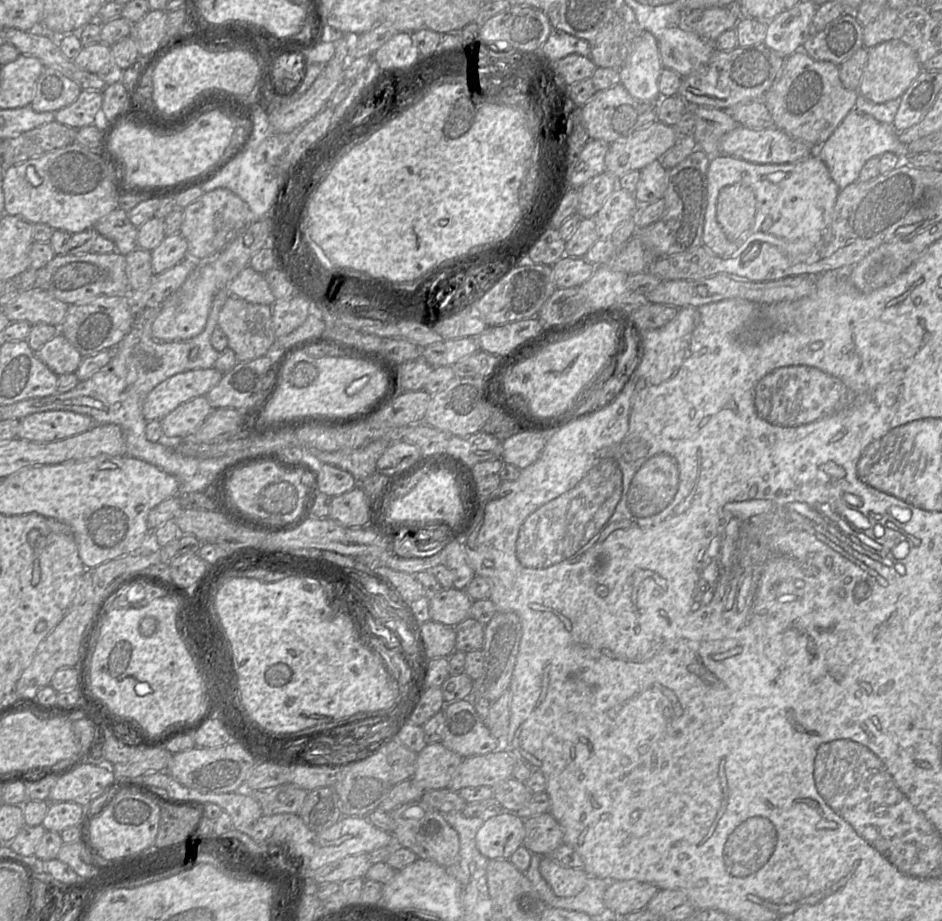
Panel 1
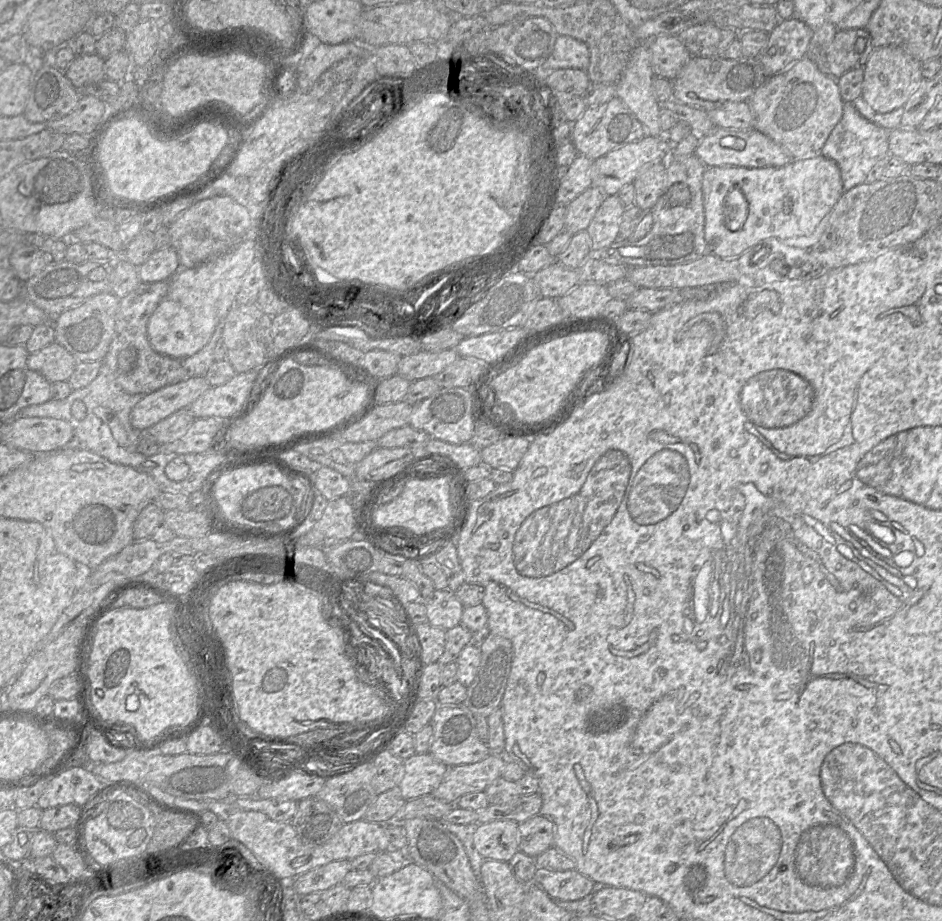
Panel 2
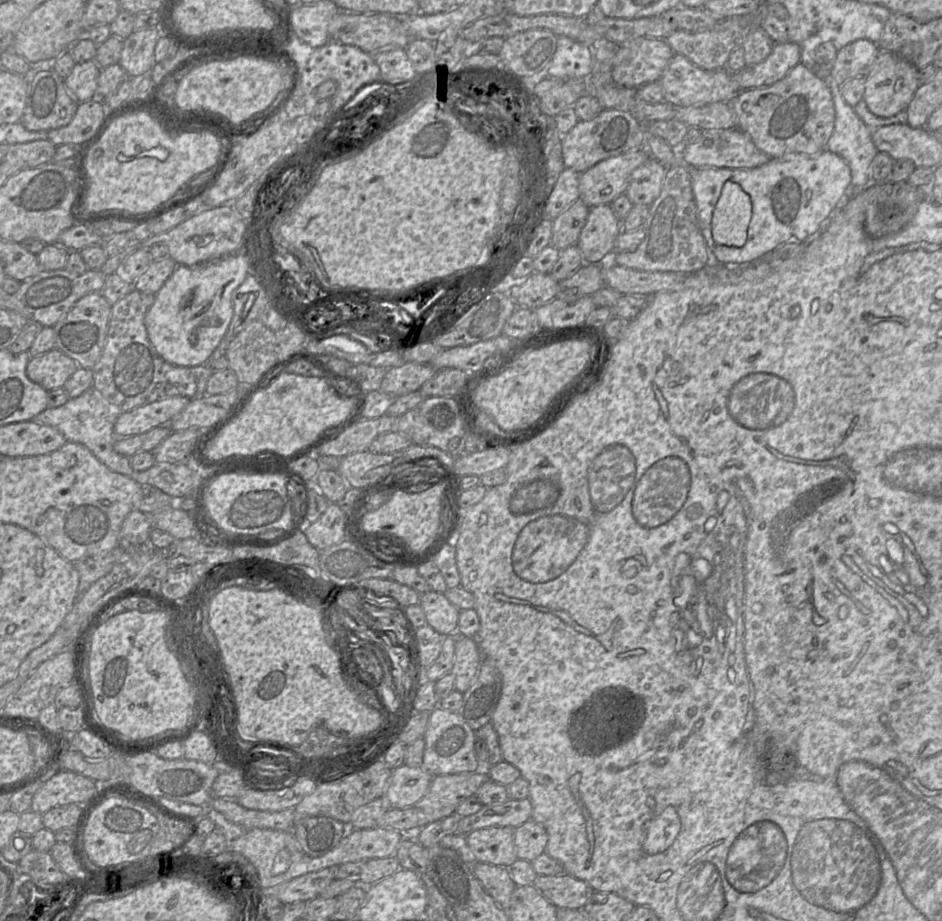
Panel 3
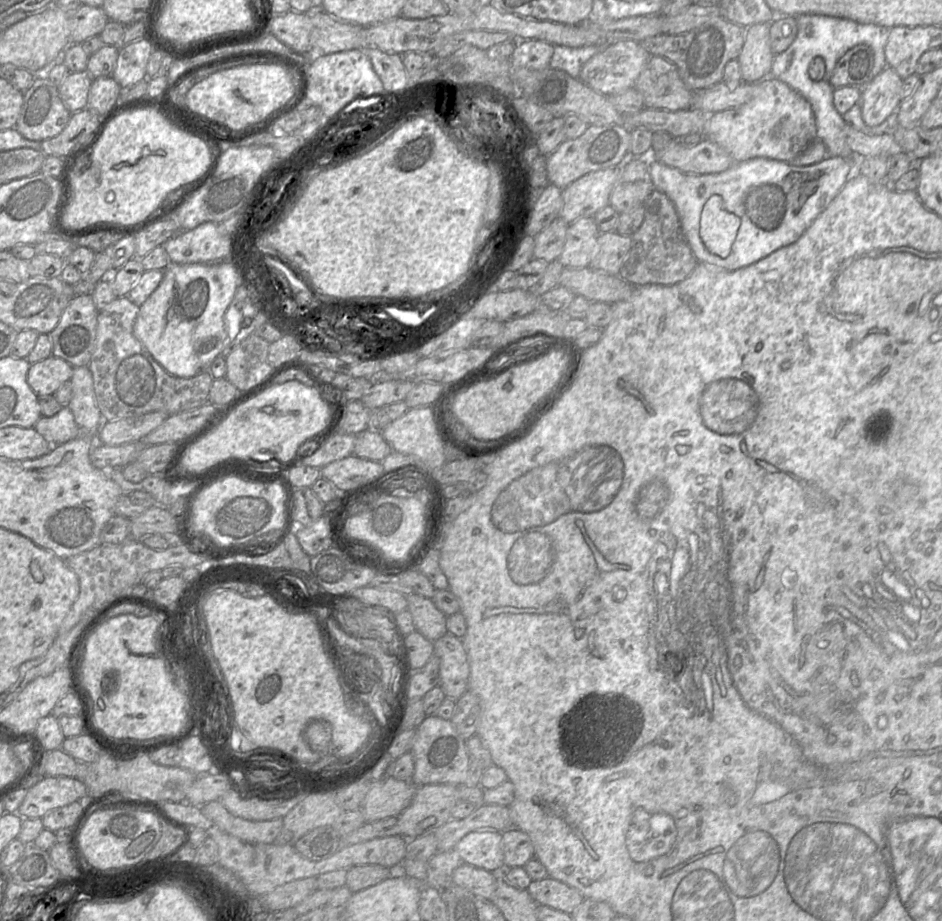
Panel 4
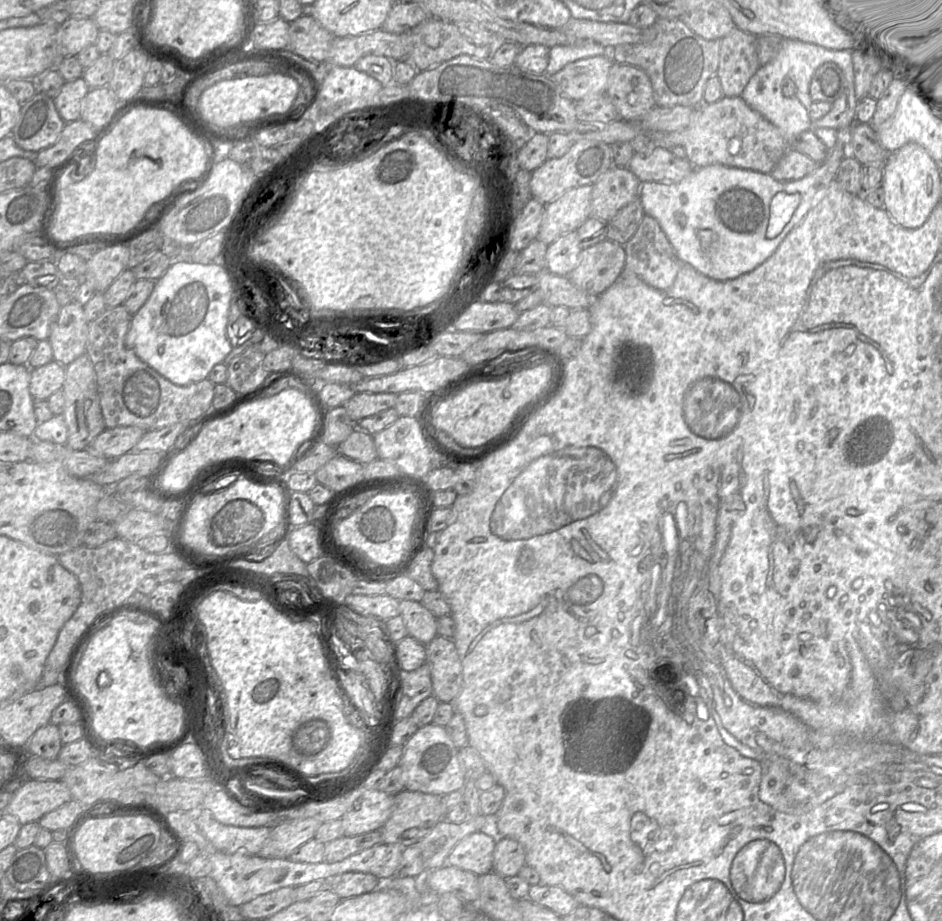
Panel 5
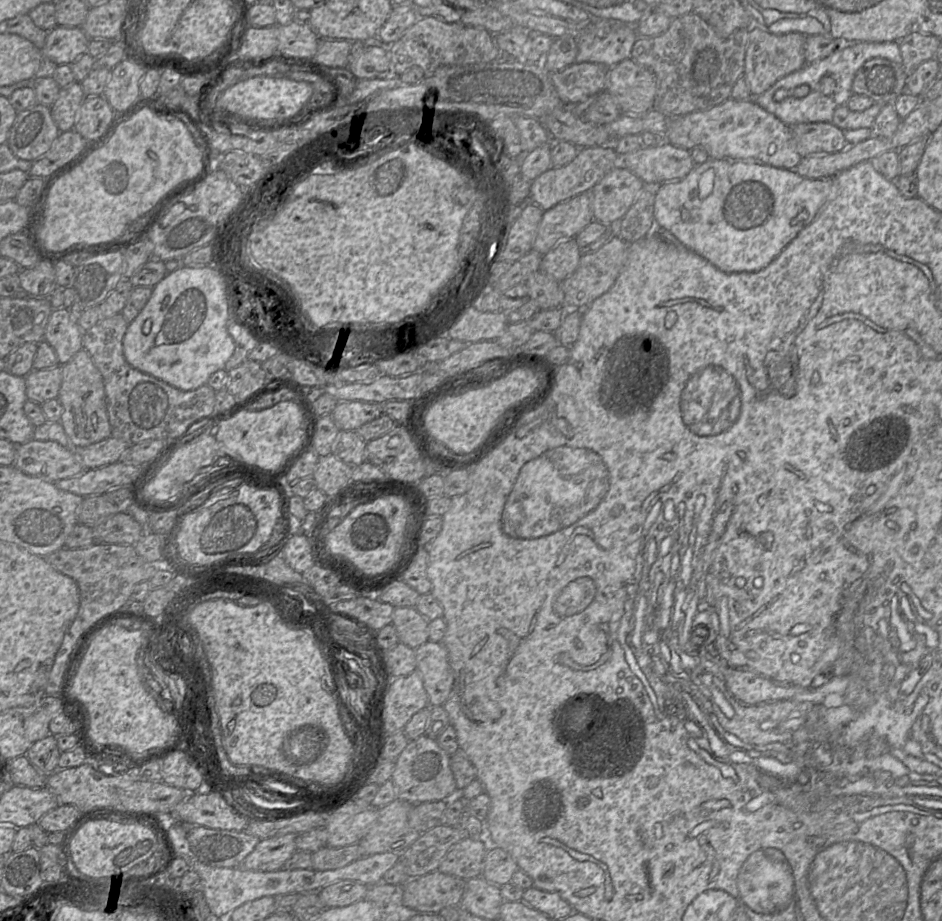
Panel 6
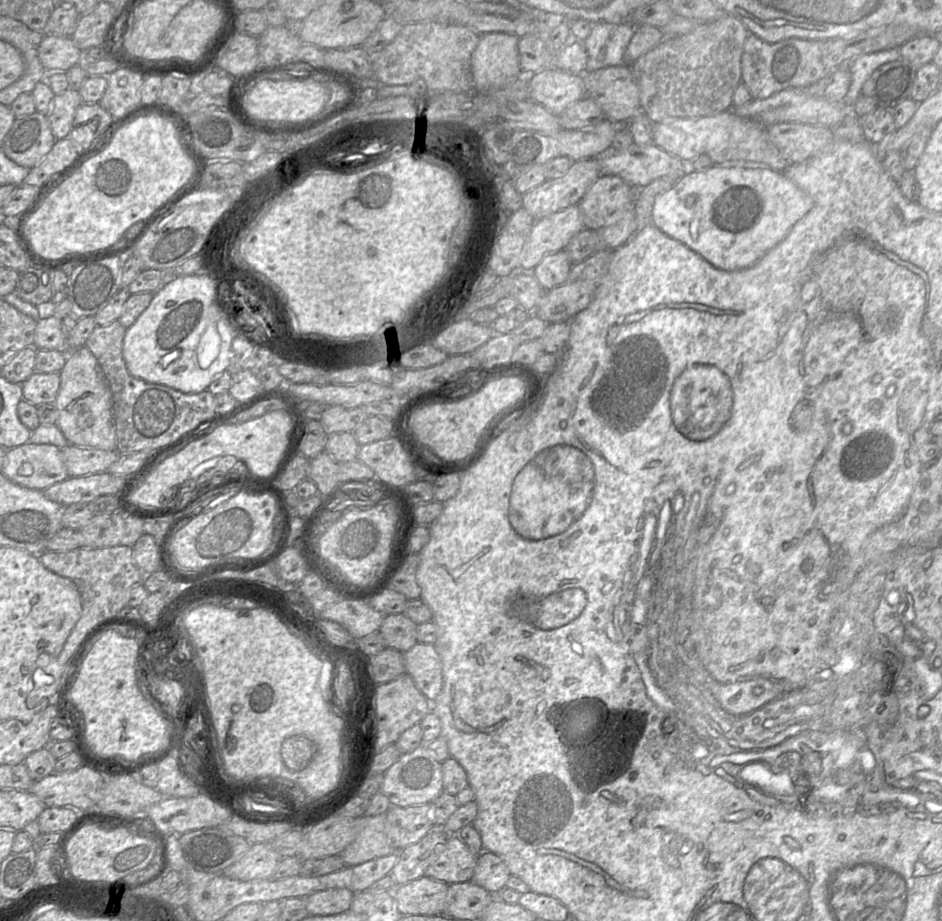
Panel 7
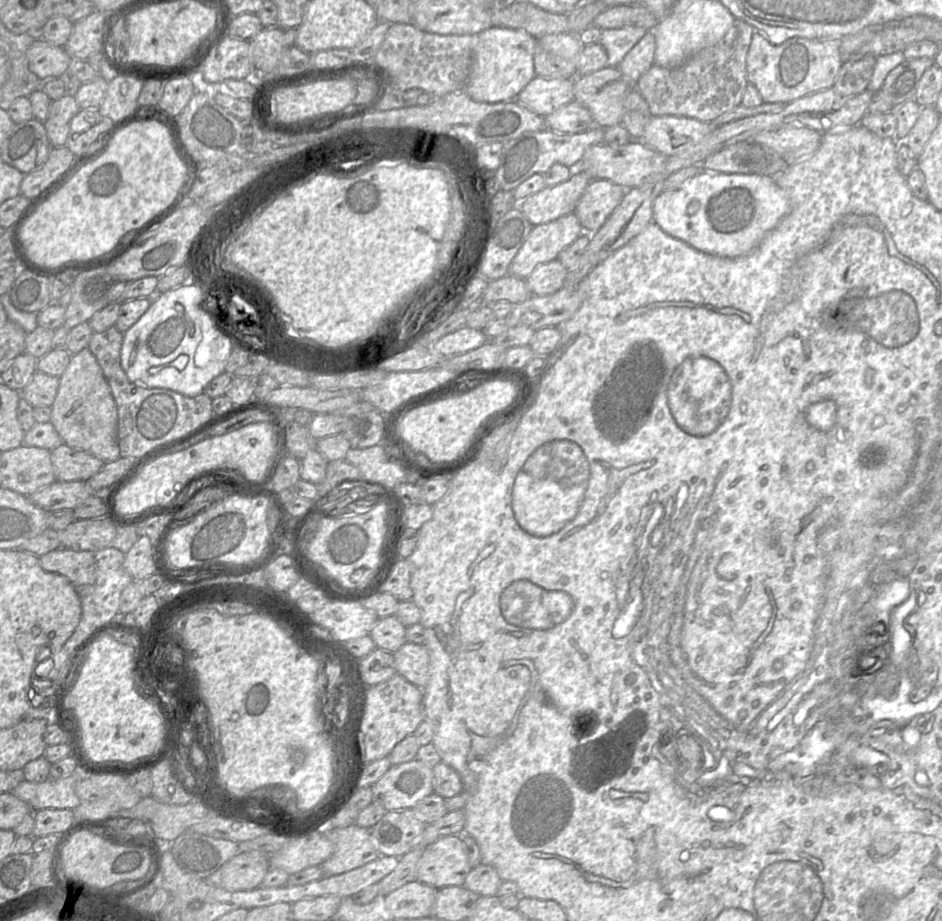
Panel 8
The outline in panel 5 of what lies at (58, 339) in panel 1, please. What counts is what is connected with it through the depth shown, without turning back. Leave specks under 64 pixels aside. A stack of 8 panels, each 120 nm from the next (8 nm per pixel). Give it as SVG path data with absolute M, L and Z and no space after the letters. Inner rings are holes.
M52 360L51 362L31 368L29 388L35 400L47 400L54 392L62 389L66 367Z

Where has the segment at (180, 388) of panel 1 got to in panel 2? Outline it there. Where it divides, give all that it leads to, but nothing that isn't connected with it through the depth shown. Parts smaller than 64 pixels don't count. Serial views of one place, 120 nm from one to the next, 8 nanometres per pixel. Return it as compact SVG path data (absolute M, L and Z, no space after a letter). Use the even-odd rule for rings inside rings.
M192 376L150 392L133 407L131 425L140 431L150 428L174 412L188 408L209 388L204 376Z

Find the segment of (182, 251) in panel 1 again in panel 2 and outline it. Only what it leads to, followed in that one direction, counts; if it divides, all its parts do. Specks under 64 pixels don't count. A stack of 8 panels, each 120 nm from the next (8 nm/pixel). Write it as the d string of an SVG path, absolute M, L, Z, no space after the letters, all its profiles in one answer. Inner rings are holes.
M173 247L155 250L148 260L138 268L143 283L170 280L180 270L180 260Z

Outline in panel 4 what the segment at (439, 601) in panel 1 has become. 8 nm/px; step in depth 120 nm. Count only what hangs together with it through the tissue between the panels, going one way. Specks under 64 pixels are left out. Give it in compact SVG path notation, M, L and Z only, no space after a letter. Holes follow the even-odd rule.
M416 593L406 598L417 632L433 642L448 633L447 616L435 606L432 599Z

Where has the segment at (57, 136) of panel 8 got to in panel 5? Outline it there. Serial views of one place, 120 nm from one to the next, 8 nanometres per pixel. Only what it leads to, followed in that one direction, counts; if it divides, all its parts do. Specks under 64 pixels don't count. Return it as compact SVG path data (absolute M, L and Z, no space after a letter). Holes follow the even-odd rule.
M83 77L66 81L63 84L53 100L64 122L68 123L80 119L83 99L89 90L90 88Z

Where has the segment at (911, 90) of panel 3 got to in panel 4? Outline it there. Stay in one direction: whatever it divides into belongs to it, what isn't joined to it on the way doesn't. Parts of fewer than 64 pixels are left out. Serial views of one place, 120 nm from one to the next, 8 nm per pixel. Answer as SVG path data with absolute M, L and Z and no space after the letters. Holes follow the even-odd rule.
M889 66L862 88L860 105L867 128L882 124L902 102L903 79Z

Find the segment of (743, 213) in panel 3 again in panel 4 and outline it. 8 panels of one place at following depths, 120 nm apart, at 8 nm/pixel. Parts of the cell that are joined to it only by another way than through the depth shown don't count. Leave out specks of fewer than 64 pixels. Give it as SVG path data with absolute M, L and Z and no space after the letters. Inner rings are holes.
M713 195L705 203L698 230L703 245L720 256L730 255L740 227L740 218L724 208L721 196Z

